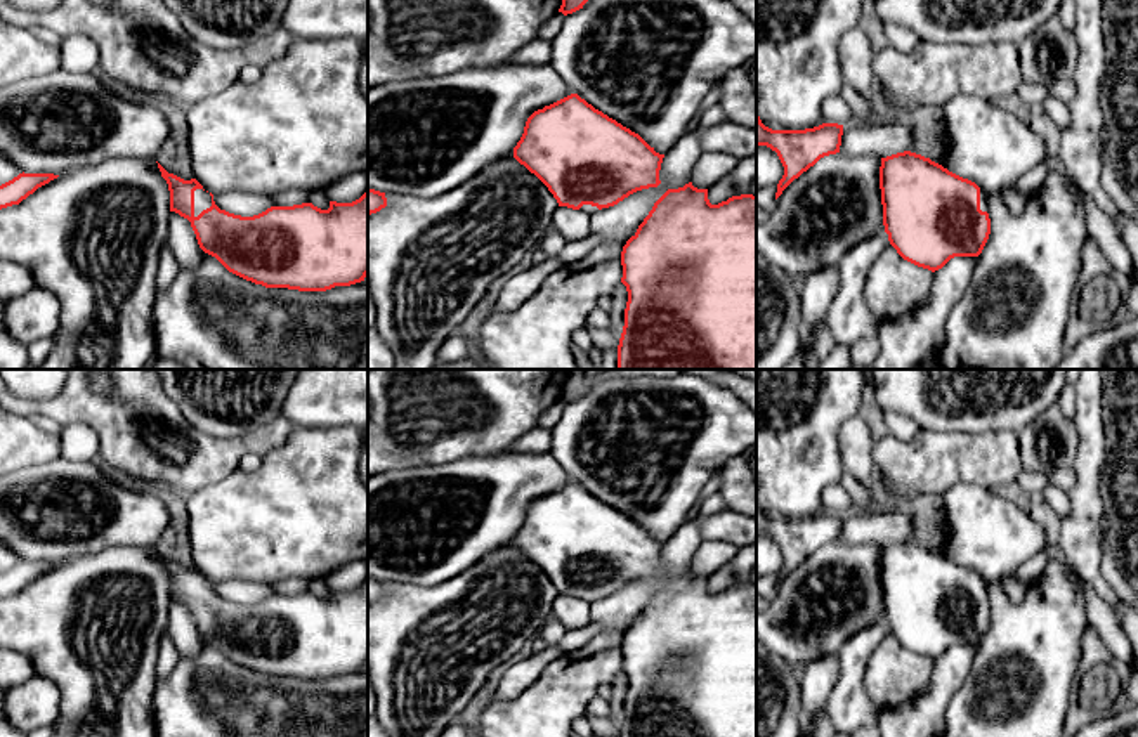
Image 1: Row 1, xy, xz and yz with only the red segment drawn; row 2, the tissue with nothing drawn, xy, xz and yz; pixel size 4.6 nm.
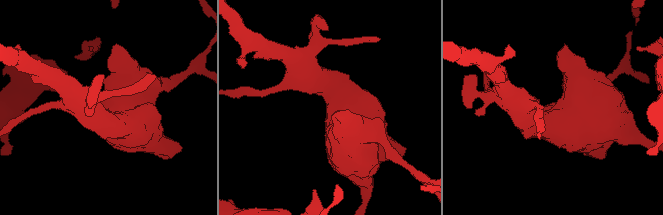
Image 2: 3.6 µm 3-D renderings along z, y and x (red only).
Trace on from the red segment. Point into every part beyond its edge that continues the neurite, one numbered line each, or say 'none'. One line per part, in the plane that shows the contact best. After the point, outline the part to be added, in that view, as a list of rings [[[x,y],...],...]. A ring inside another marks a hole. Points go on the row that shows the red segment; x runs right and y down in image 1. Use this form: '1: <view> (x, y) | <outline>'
1: xy (202, 198) | [[[203,189],[194,191],[194,217],[198,217],[203,210],[212,206],[210,192]]]

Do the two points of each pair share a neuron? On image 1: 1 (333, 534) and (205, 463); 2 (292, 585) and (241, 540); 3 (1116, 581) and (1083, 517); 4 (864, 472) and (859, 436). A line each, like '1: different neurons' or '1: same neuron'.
1: different neurons
2: different neurons
3: different neurons
4: same neuron

